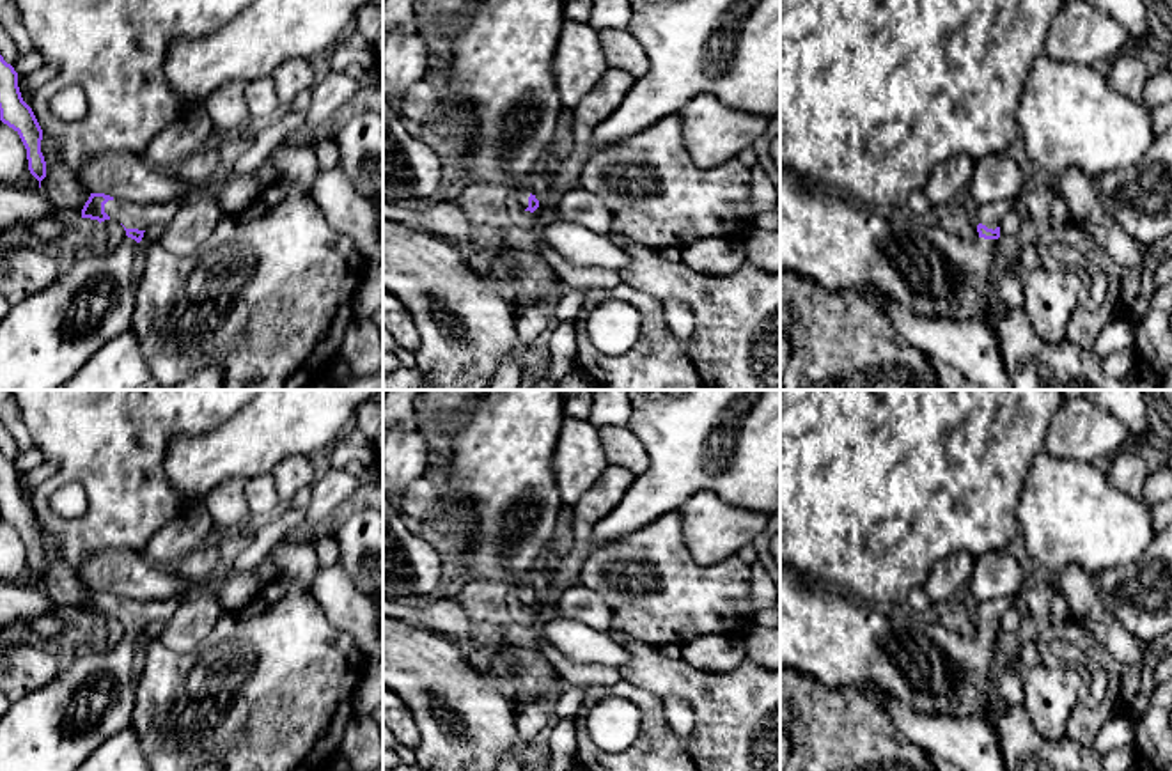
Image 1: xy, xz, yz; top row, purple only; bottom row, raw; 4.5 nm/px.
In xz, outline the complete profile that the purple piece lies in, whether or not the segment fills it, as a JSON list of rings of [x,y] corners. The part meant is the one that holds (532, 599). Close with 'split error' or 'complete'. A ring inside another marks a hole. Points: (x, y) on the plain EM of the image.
[[[488,390],[470,413],[450,431],[452,450],[438,477],[447,496],[465,509],[473,542],[447,560],[447,571],[461,583],[489,588],[498,596],[512,588],[525,608],[534,610],[539,597],[527,574],[557,542],[559,493],[553,456],[564,424],[560,390]]]; split error

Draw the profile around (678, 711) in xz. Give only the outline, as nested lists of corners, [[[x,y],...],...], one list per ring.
[[[677,697],[663,698],[665,718],[677,736],[681,752],[688,755],[688,741],[691,739],[693,727],[695,727],[695,714],[690,704]]]

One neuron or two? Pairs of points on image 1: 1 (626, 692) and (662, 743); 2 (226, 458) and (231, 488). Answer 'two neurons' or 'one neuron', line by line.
1: one neuron
2: two neurons

